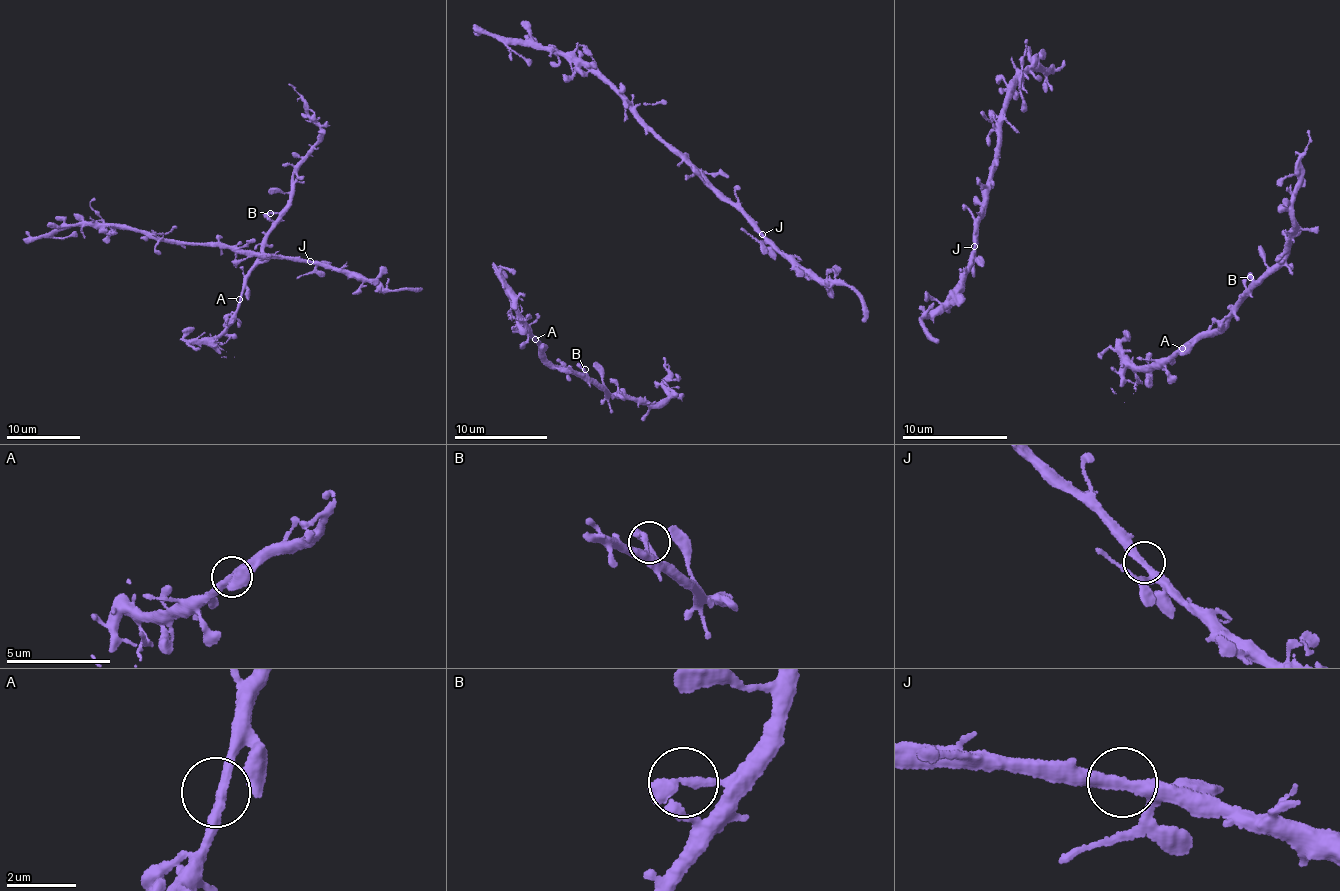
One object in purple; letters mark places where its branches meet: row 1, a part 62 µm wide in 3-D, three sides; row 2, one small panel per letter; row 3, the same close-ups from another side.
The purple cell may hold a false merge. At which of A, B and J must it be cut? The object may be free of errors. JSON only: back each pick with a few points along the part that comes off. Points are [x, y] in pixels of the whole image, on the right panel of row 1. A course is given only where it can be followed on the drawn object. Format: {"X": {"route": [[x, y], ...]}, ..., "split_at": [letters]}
{"split_at": []}

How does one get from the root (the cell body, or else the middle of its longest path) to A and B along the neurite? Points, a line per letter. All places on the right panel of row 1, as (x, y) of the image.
A: (1135, 357), (1163, 362), (1182, 348)
B: (1135, 357), (1166, 363), (1193, 342), (1205, 337), (1232, 314), (1232, 307), (1245, 290), (1244, 281), (1250, 277)

